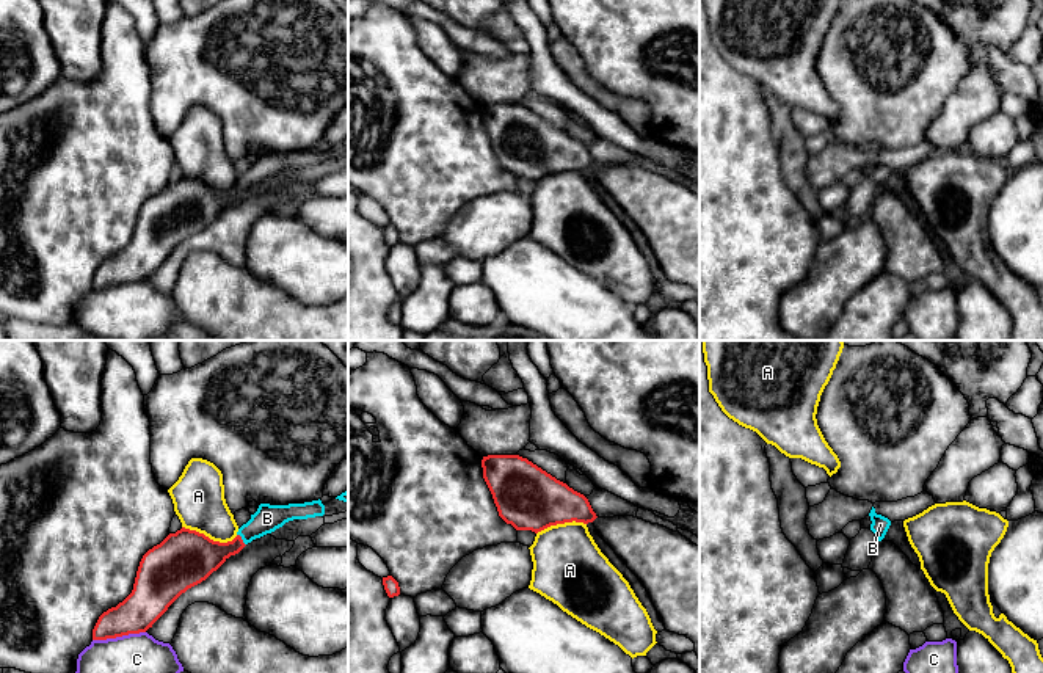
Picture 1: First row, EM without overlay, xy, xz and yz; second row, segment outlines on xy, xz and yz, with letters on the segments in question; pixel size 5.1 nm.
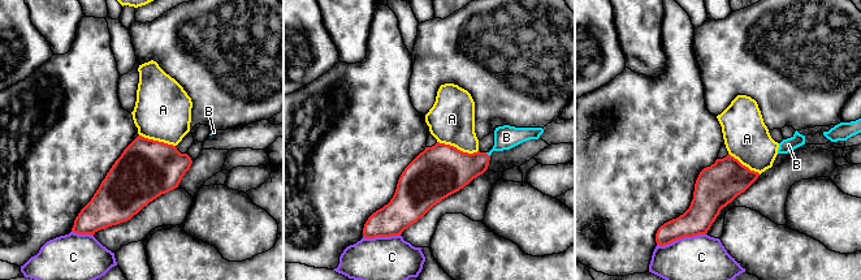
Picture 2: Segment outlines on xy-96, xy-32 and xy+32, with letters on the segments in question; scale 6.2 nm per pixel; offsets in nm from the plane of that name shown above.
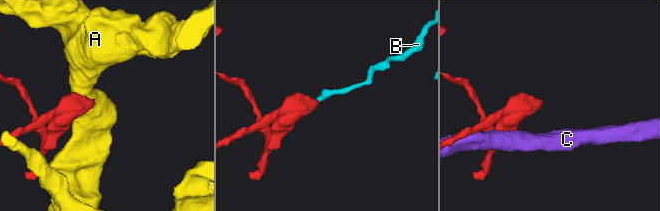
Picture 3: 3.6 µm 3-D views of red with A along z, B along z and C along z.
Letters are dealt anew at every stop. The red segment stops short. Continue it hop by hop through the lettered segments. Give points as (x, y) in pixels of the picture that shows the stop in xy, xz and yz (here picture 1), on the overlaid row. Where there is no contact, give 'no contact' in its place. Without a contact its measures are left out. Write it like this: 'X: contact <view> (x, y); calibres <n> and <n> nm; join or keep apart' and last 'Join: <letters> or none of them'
A: contact xy (209, 538); calibres 280 and 260 nm; keep apart
B: contact xy (242, 540); calibres 220 and 140 nm; join
C: contact xy (118, 636); calibres 200 and 200 nm; keep apart
Join: B

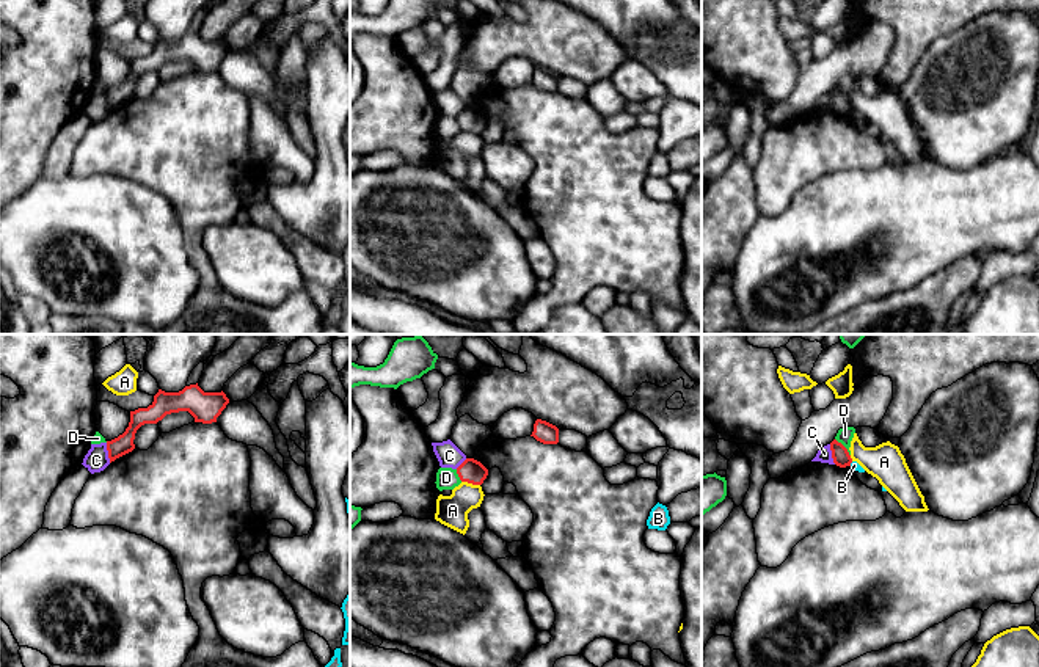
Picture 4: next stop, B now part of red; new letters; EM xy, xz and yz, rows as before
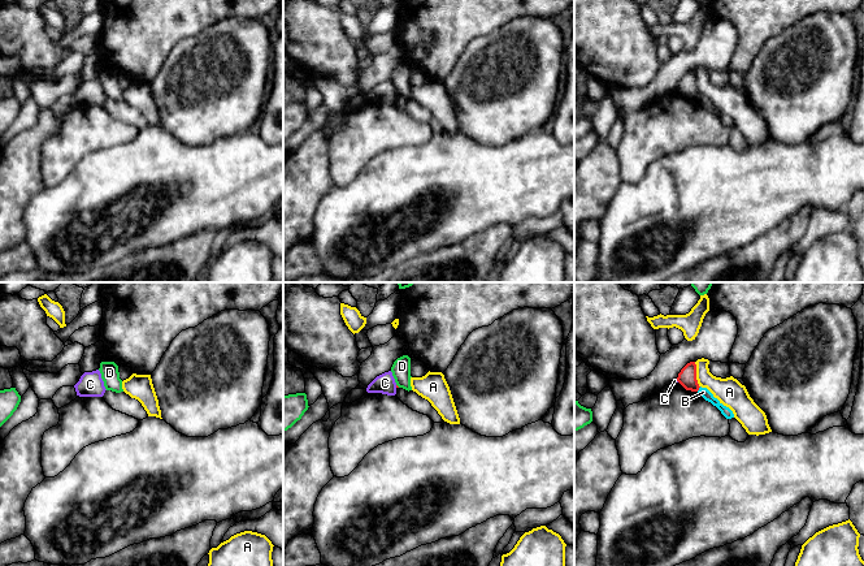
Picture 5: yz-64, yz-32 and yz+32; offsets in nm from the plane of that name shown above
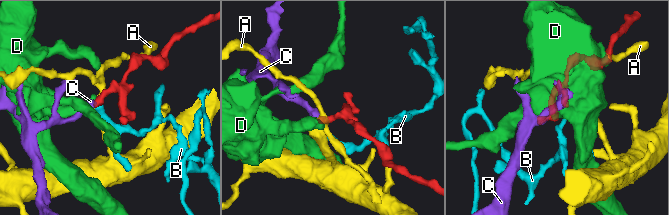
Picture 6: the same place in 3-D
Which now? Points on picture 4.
A: contact xz (471, 482); calibres 120 and 160 nm; keep apart
B: contact yz (851, 462); calibres 90 and 40 nm; keep apart
C: contact xy (109, 452); calibres 100 and 120 nm; keep apart
D: contact yz (845, 448); calibres 90 and 90 nm; keep apart
Join: none of them

